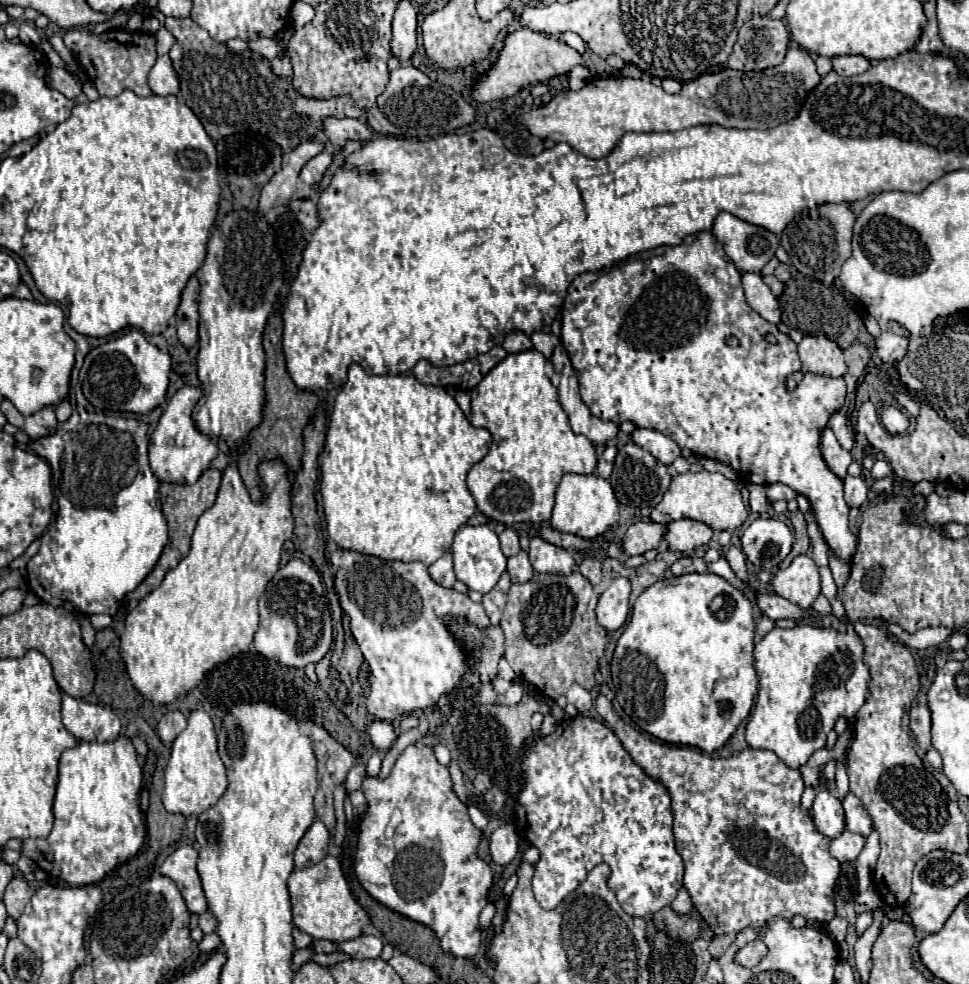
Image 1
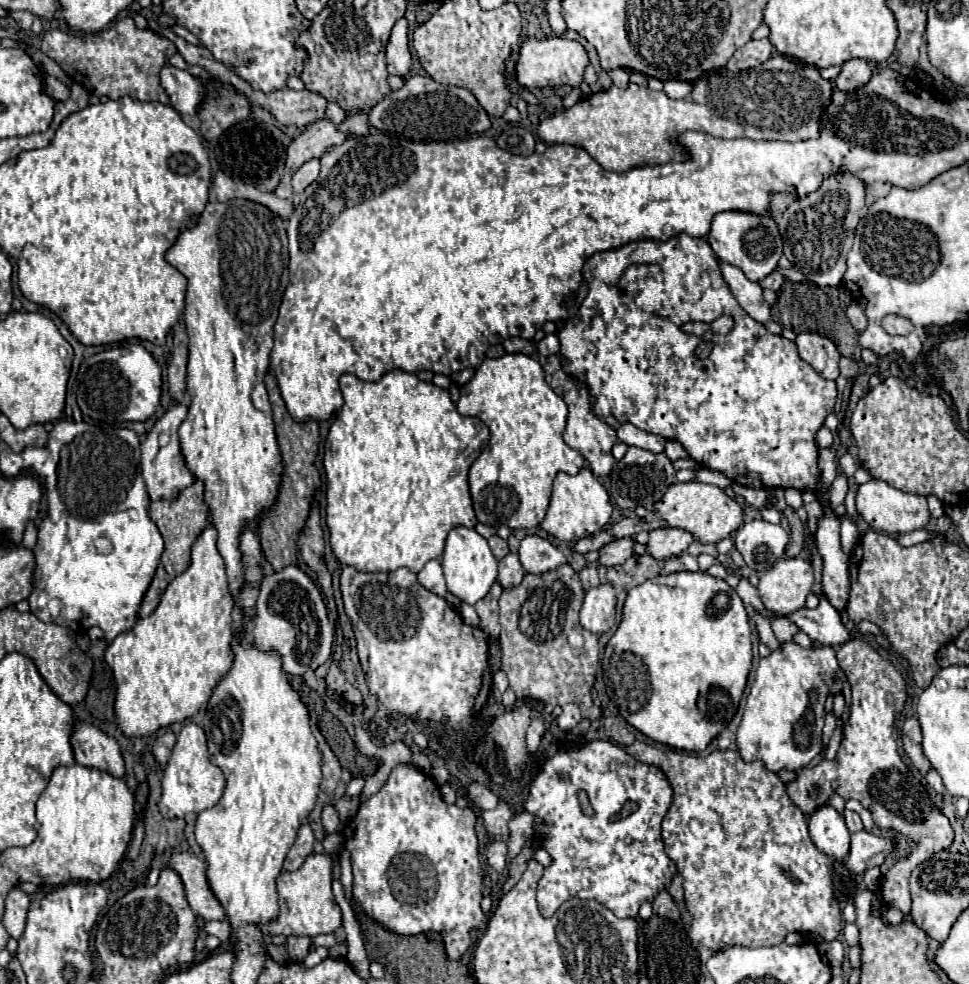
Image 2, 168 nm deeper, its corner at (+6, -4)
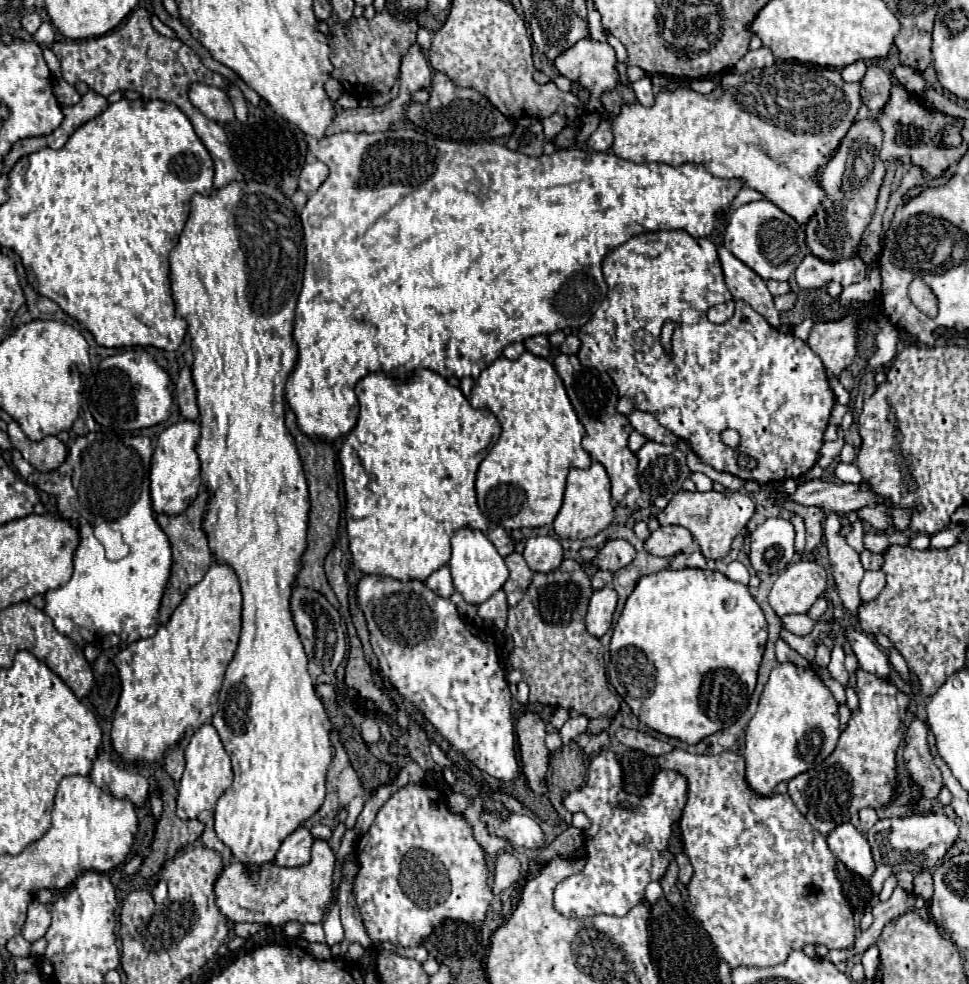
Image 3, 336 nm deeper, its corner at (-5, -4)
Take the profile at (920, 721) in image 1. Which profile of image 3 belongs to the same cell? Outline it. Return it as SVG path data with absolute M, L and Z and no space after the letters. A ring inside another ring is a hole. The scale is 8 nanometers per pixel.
M913 720L905 734L903 750L905 766L915 784L921 786L921 800L917 802L917 812L929 812L937 806L937 796L943 786L941 772L933 764L933 756L927 744L927 724L923 720Z

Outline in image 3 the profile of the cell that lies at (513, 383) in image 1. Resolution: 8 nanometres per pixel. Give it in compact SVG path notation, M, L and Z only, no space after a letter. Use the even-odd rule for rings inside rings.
M523 352L519 360L507 360L501 356L479 374L469 402L473 408L489 408L501 422L501 436L477 470L475 490L483 516L491 524L499 524L505 530L539 528L551 524L563 502L567 472L571 468L591 466L589 454L581 448L585 428L567 398L563 380L559 378L557 370L545 358L539 358L531 352Z

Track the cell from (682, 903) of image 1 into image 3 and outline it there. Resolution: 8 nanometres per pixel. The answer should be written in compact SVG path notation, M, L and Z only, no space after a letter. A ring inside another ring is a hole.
M679 854L677 858L677 864L679 864L679 880L683 882L683 884L687 884L689 880L691 880L691 876L693 876L693 868L691 868L691 862L689 862L689 858L687 858L687 854Z

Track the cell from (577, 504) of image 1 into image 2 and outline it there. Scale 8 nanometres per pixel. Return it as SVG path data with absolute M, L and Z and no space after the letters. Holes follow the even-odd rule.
M582 468L576 476L570 476L564 472L556 476L552 498L550 498L550 508L546 512L542 528L548 534L556 536L558 540L574 542L574 540L600 532L610 522L610 516L612 516L612 504L610 504L608 492L592 474L590 468Z

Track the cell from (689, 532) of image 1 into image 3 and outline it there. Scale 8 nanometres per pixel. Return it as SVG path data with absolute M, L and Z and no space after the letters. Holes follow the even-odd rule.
M661 526L645 540L645 550L653 556L675 556L693 546L693 536L681 526Z

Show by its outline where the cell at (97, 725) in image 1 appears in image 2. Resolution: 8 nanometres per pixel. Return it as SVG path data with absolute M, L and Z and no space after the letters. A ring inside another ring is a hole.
M74 720L72 748L78 764L100 768L114 776L124 776L124 760L118 742L98 726L84 720Z

